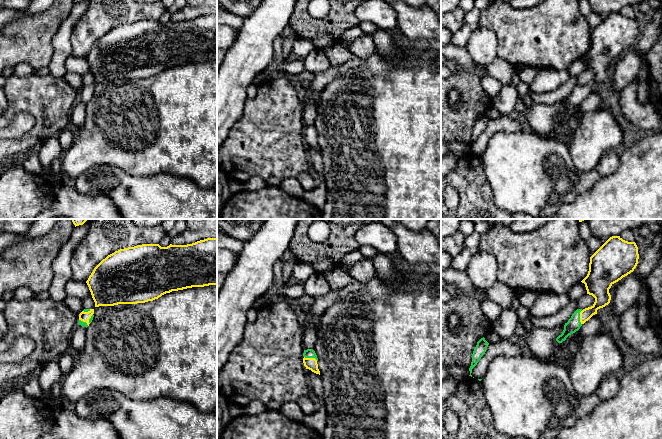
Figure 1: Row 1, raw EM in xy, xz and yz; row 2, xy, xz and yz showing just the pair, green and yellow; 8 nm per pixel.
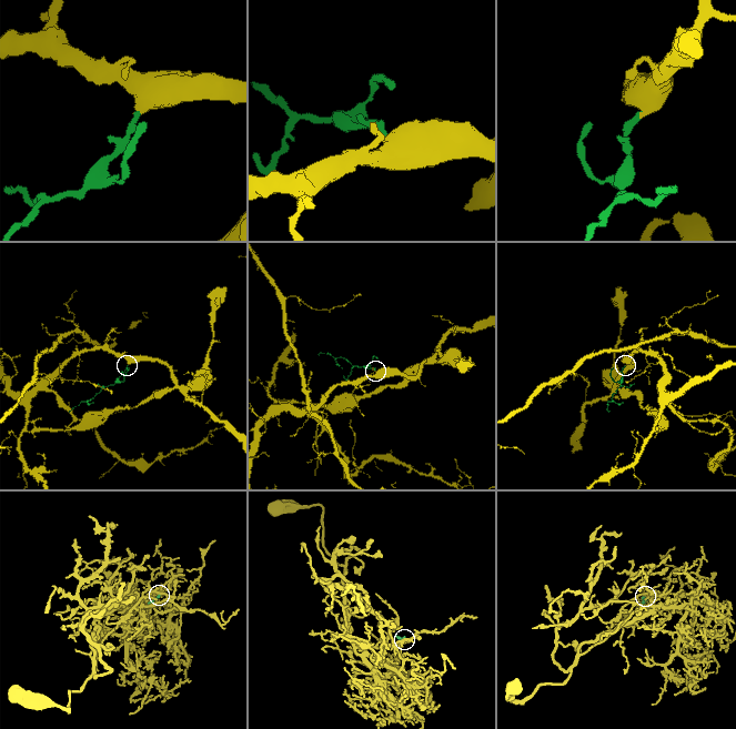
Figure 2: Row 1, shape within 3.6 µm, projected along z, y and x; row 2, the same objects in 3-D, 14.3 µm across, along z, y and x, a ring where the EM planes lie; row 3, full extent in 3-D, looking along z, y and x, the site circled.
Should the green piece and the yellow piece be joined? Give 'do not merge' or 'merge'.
merge

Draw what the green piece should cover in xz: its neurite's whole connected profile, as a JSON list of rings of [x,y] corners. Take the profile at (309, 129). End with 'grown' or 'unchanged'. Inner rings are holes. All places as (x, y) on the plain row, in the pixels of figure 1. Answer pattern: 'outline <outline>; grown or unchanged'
outline [[[313,125],[304,126],[303,132],[303,139],[306,145],[309,145],[312,148],[320,151],[317,140],[318,134],[315,127]]]; grown

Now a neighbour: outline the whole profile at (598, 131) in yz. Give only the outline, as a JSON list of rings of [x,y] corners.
[[[564,101],[552,105],[532,103],[524,112],[527,128],[545,138],[564,140],[577,171],[591,171],[596,168],[603,154],[622,144],[622,128],[609,109],[596,109],[584,113],[569,135],[559,137],[556,129],[580,109],[578,106],[558,119],[556,114],[562,110]]]

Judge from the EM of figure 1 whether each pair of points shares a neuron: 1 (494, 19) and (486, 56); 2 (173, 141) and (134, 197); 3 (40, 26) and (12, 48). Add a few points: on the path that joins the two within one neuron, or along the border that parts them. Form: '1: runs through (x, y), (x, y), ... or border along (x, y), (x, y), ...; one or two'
1: border along (478, 26), (488, 28), (495, 34), (497, 53); two
2: border along (126, 172), (140, 176), (173, 175); two
3: runs through (33, 33), (26, 40), (19, 42); one

